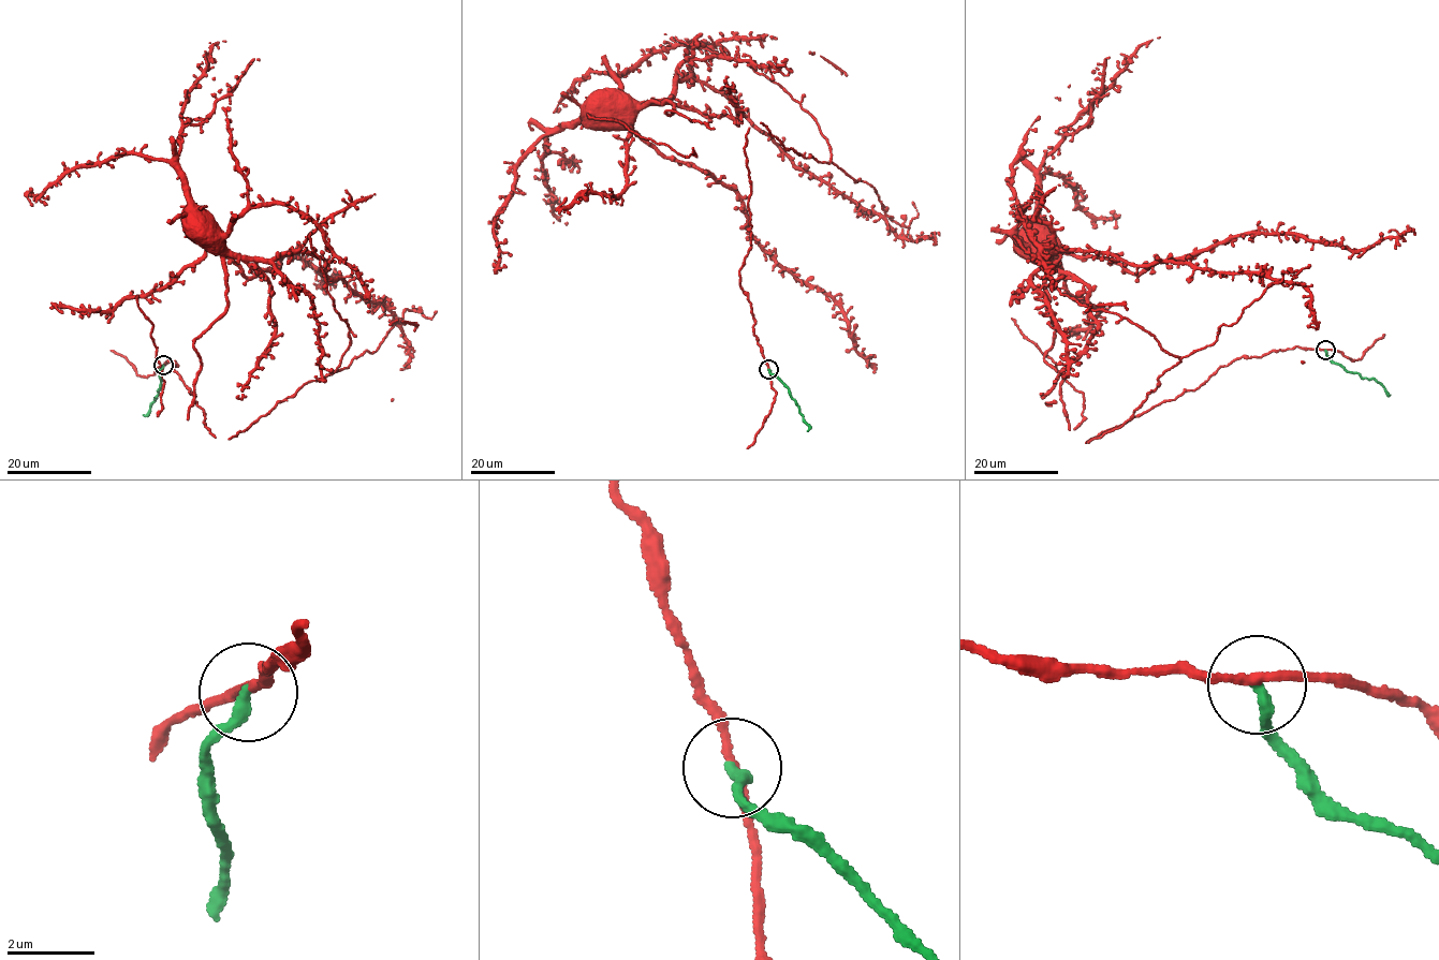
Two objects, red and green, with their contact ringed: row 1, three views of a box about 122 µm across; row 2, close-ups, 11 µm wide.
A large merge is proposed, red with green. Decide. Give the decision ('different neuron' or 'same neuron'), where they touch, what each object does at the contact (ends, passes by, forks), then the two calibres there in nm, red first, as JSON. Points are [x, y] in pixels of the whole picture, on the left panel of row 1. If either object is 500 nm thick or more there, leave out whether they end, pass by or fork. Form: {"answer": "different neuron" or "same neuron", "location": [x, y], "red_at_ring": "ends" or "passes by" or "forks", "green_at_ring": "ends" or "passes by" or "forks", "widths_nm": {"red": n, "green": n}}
{"answer": "different neuron", "location": [163, 365], "red_at_ring": "passes by", "green_at_ring": "ends", "widths_nm": {"red": 180, "green": 280}}

